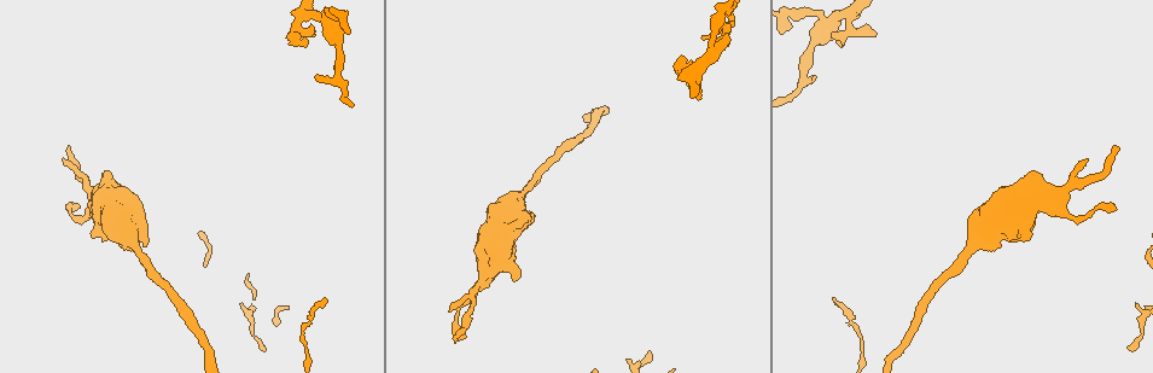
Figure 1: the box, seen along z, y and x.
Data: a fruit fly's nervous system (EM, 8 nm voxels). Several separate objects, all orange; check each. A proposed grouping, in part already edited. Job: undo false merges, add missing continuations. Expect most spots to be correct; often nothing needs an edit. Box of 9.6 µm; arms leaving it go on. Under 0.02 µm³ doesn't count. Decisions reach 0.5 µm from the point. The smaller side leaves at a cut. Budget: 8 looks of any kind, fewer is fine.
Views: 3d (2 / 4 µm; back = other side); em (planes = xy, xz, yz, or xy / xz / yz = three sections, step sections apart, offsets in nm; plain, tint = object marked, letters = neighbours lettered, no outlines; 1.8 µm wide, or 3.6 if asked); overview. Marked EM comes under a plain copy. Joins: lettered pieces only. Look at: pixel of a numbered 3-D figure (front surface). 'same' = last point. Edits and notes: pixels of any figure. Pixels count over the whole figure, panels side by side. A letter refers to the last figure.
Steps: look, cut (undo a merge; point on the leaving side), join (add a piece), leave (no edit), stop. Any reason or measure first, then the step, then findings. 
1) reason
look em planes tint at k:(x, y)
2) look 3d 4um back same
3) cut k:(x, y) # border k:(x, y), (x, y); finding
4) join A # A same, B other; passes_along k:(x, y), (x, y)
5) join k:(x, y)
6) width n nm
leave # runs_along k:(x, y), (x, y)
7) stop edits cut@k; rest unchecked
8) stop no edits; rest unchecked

an open end
look 3d 2um back at 1:(691, 62)

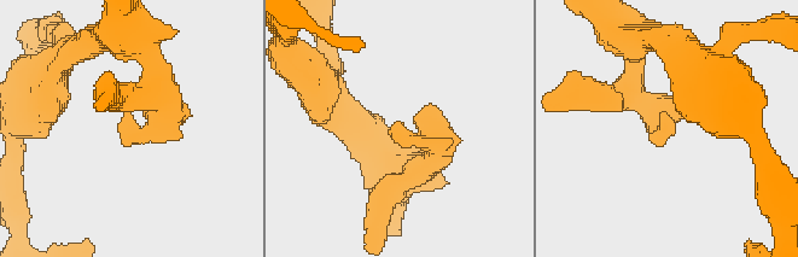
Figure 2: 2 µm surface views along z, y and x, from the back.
need the tissue
look em planes letters at 2:(665, 143)

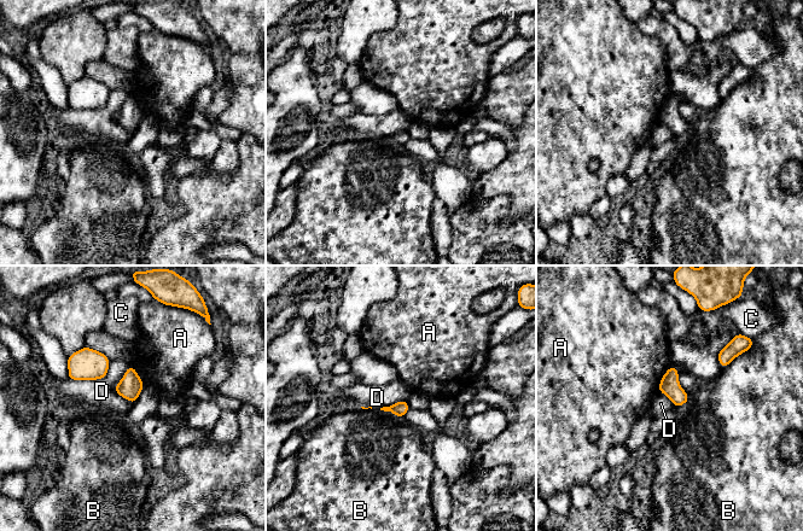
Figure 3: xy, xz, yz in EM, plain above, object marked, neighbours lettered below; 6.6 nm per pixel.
longest_contact D 320 nm
leave # A other, B other, C other, D other; none of them fits

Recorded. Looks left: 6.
calibre changes
look 3d 4um at 1:(134, 243)

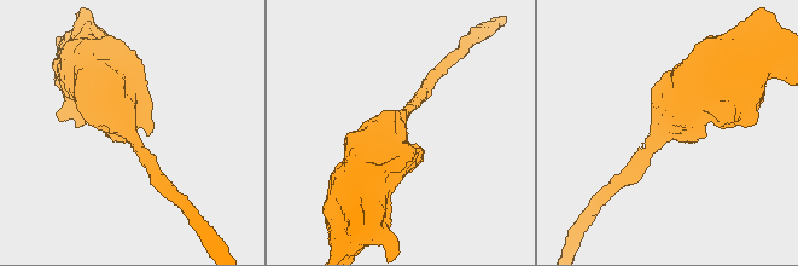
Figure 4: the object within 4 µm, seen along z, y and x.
shape alone is not enough
look em 3.6um xy step 16 tint at 4:(129, 128)

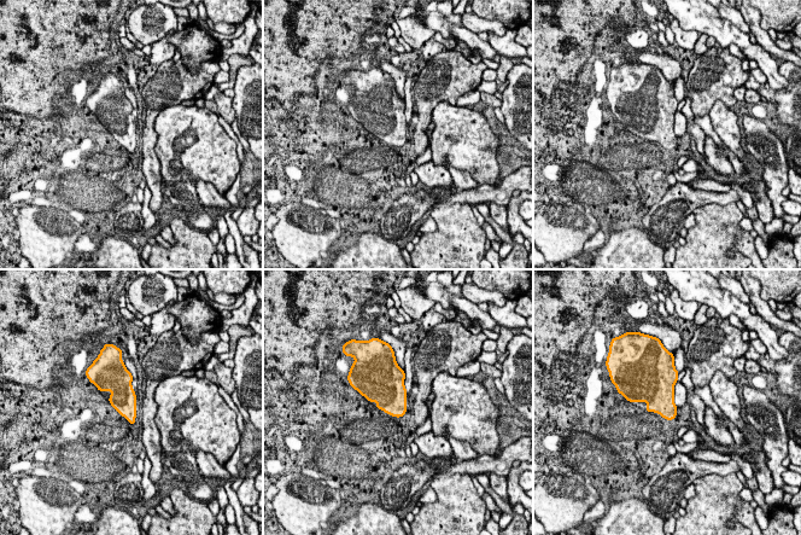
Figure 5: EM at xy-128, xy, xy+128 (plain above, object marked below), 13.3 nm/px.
another direction
look em 3.6um planes letters same

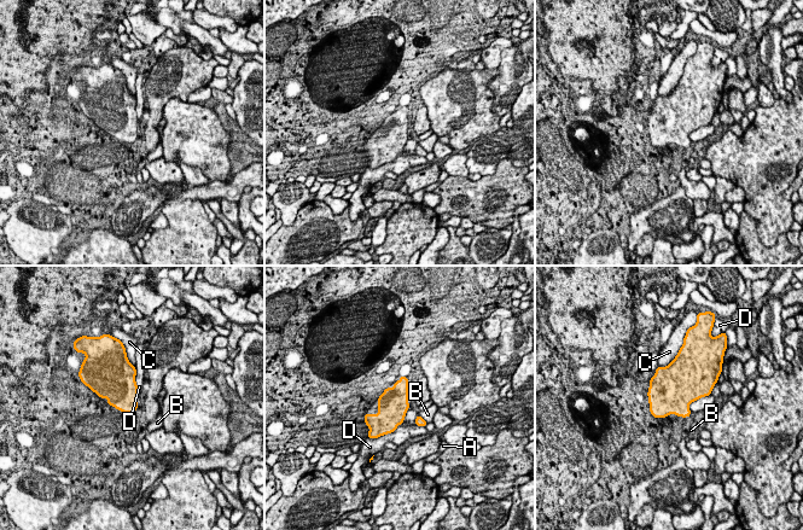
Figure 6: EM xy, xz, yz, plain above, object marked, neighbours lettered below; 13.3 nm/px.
longest_contact D 550 nm
leave # A other, B other, C other, D other; border 6:(408, 409), (393, 431), (378, 437); all the same neuron

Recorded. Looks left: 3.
thick end
look 3d 2um at 1:(512, 279)

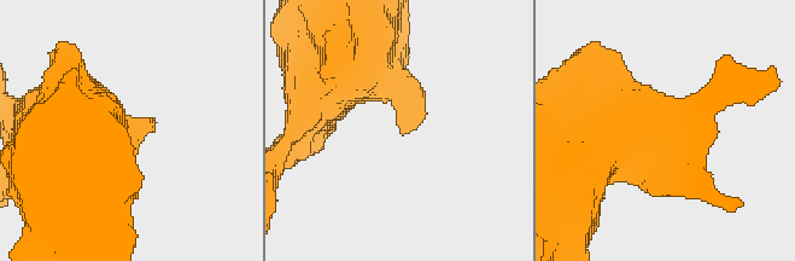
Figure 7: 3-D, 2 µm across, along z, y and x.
look em planes letters at 7:(131, 130)

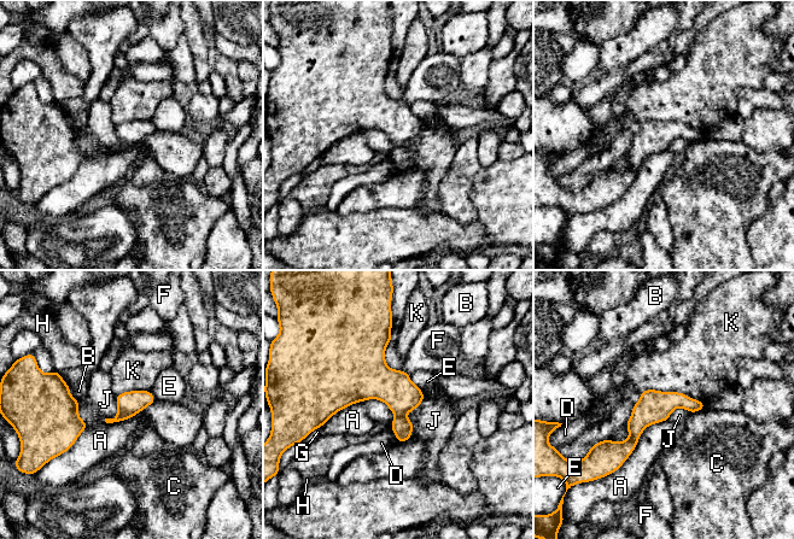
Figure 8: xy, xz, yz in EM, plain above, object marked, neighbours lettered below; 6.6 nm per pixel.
longest_contact A 500 nm
leave # A other, B other, C other, D other, E other, F other, G other, H other, J other, K other; border 8:(425, 397), (406, 415), (410, 437); none of them fits

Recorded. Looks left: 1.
stop no edits; rest unchecked

